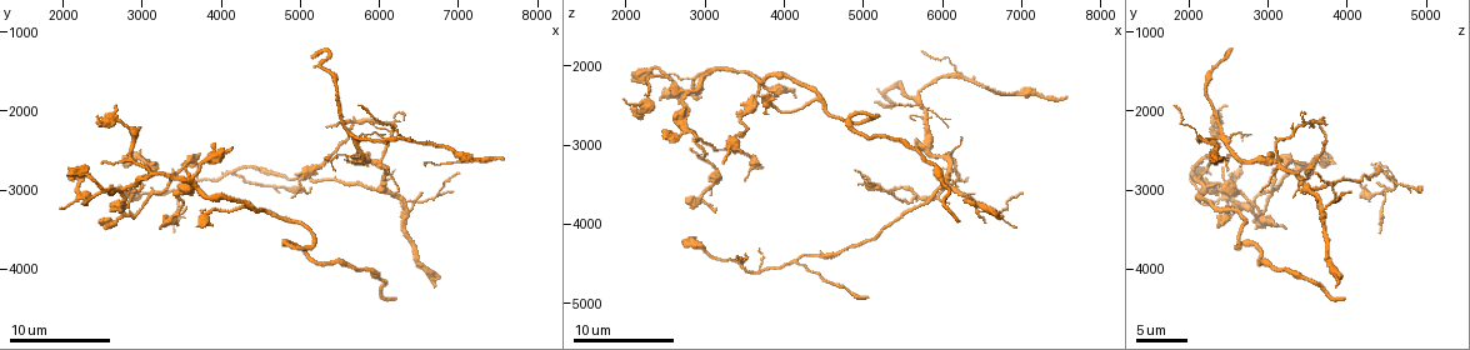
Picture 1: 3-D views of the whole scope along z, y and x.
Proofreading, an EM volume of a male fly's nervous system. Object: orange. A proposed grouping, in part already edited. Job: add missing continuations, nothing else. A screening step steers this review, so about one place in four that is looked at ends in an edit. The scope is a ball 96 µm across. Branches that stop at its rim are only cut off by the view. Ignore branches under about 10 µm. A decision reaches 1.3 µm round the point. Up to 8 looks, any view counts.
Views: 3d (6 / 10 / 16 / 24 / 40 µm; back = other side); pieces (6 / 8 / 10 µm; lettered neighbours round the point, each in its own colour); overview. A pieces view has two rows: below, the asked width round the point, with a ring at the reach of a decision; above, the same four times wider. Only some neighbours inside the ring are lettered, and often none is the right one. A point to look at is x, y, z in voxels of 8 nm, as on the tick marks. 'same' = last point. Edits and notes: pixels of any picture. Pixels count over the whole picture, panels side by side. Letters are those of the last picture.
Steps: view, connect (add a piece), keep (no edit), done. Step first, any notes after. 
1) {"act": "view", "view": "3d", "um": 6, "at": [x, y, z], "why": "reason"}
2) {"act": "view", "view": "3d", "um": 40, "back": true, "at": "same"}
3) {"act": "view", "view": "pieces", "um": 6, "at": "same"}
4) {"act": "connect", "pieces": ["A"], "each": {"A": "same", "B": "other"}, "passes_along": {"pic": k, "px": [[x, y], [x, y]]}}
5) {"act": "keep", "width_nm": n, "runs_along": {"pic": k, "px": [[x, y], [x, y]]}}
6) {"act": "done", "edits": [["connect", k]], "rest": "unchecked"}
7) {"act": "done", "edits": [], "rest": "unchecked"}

{"act": "view", "view": "3d", "um": 10, "at": [3750, 3400, 2400], "why": "an open end"}

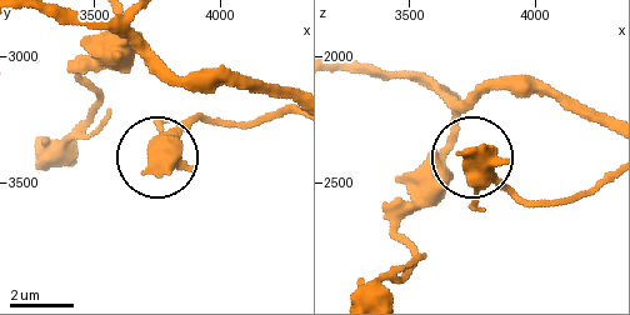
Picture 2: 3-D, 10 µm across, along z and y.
{"act": "view", "view": "pieces", "um": 6, "at": [3720, 3430, 2390]}

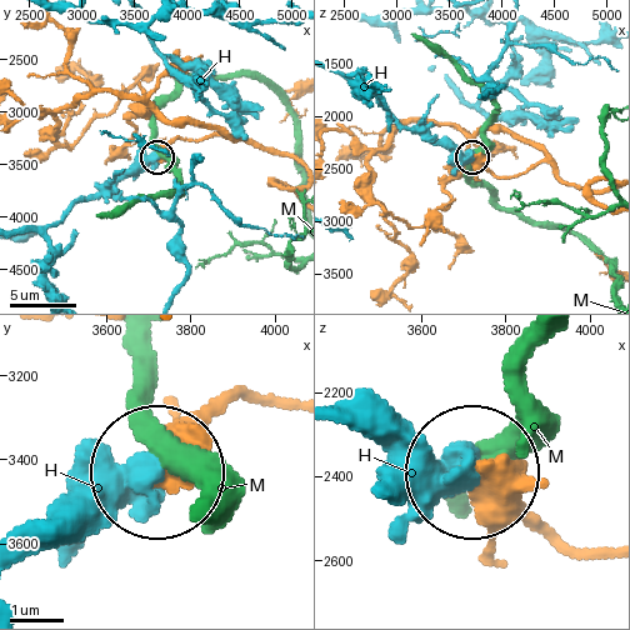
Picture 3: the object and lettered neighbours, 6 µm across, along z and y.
{"act": "keep", "each": {"H": "other", "M": "other"}, "runs_along": {"pic": 3, "px": [[246, 403], [158, 465]]}, "found": "no lettered piece goes on from it"}

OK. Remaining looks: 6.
{"act": "view", "view": "3d", "um": 10, "at": [3550, 2750, 2400], "why": "an open end"}

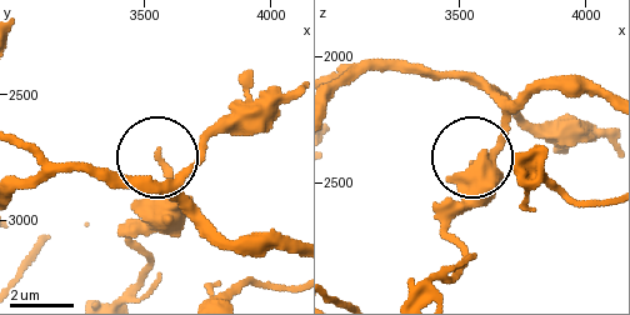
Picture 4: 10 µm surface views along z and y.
{"act": "view", "view": "pieces", "um": 10, "at": "same"}

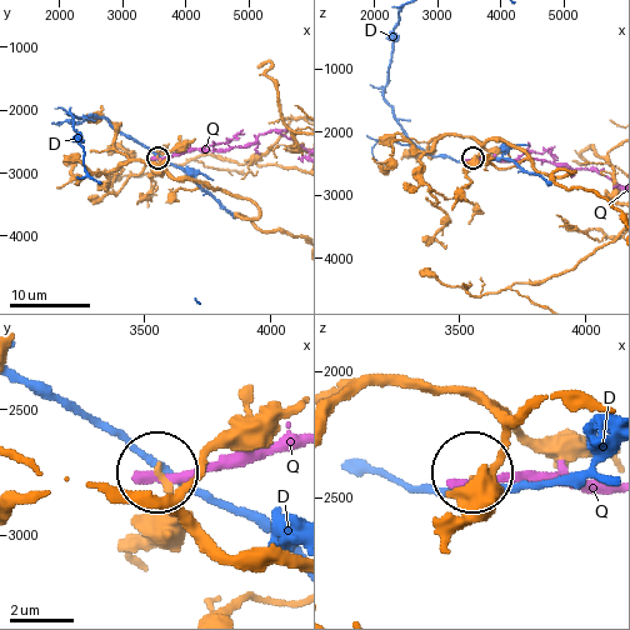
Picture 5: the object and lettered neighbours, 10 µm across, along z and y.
{"act": "keep", "each": {"D": "other", "Q": "other"}, "runs_along": {"pic": 5, "px": [[258, 209], [205, 183], [173, 176], [158, 158]]}, "found": "no lettered piece goes on from it"}

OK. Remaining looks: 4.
{"act": "view", "view": "pieces", "um": 8, "at": [5150, 1300, 2450], "why": "free end"}

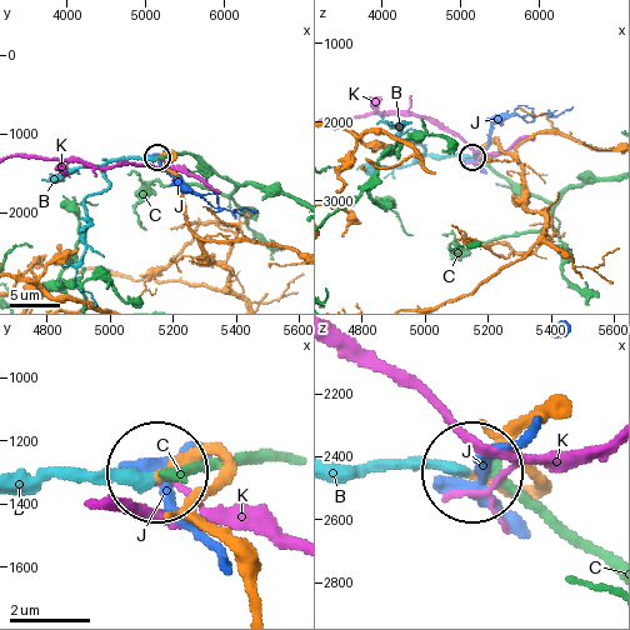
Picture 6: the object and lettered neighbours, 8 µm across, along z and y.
{"act": "connect", "pieces": ["B"], "each": {"B": "same", "C": "other", "J": "other", "K": "other"}, "found": "the neuron continues"}

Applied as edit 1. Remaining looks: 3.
{"act": "view", "view": "pieces", "um": 6, "at": [7600, 2600, 2400], "why": "branch stops here"}

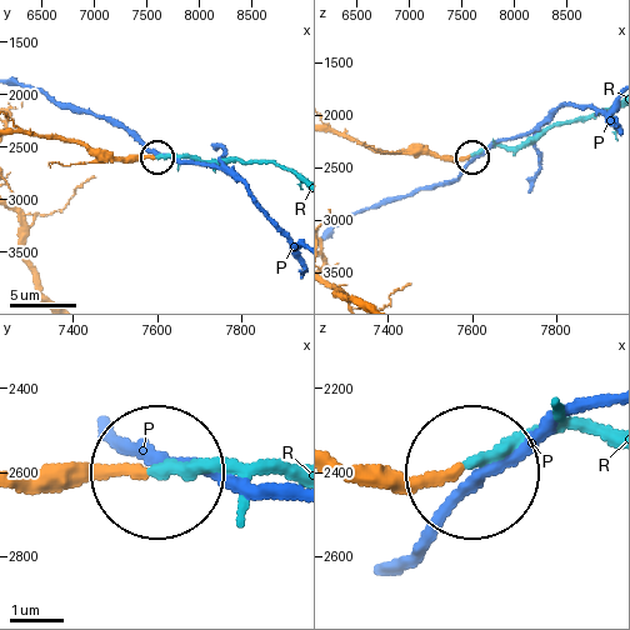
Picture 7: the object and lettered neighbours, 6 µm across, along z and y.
{"act": "connect", "pieces": ["R"], "each": {"P": "other", "R": "same"}, "found": "it goes on there"}

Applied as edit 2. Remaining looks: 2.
{"act": "done", "edits": [["connect", 6], ["connect", 7]], "rest": "unchecked"}

